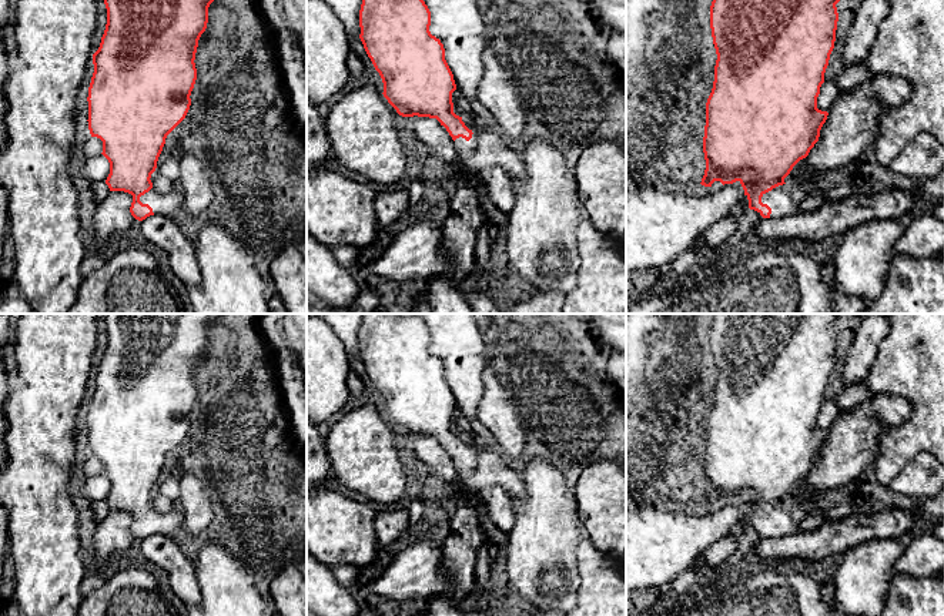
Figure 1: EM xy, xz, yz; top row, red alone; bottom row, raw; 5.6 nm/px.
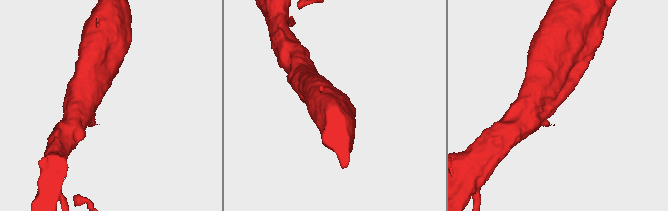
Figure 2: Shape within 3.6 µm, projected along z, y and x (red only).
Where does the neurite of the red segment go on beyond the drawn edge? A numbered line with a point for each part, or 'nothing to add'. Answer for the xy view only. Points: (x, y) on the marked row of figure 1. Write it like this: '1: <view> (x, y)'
1: xy (170, 204)

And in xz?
1: xz (486, 149)

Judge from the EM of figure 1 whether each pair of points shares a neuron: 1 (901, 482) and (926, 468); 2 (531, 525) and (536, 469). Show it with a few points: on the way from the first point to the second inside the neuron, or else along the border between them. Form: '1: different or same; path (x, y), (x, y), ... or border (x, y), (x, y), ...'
1: same; path (907, 482), (920, 474)
2: same; path (536, 511), (536, 484)

